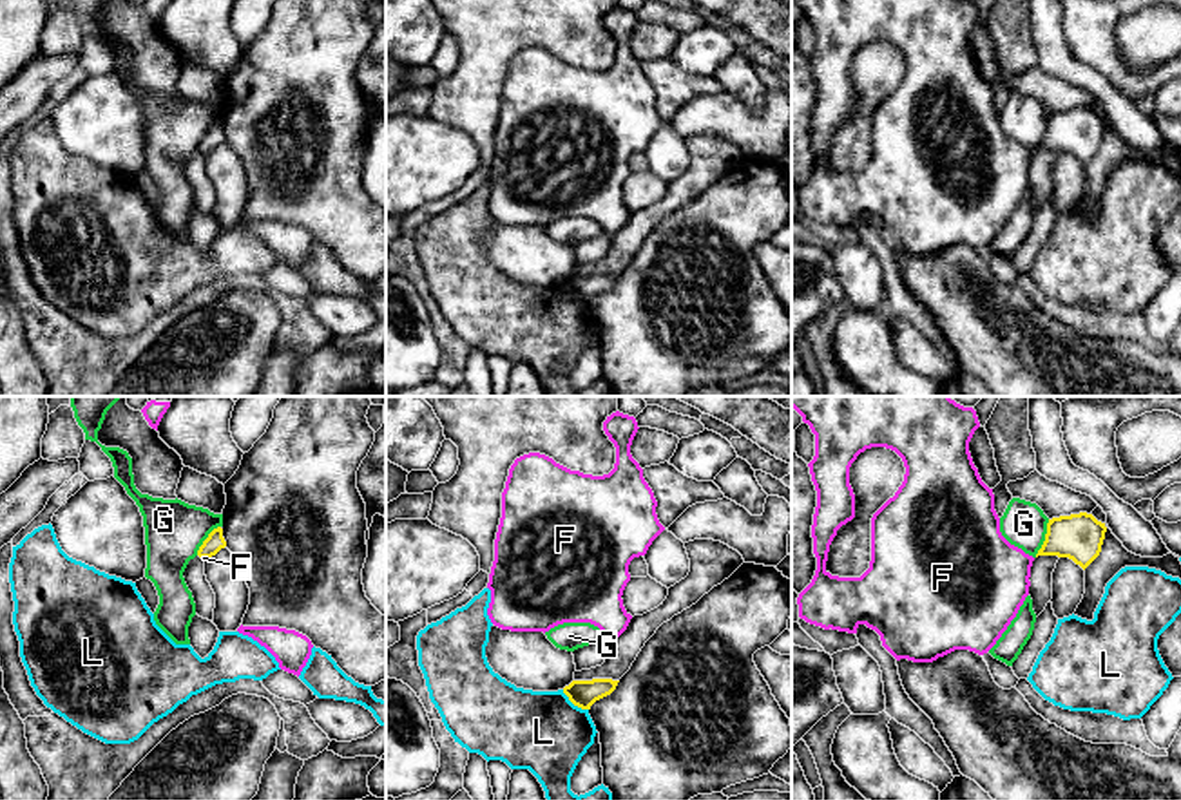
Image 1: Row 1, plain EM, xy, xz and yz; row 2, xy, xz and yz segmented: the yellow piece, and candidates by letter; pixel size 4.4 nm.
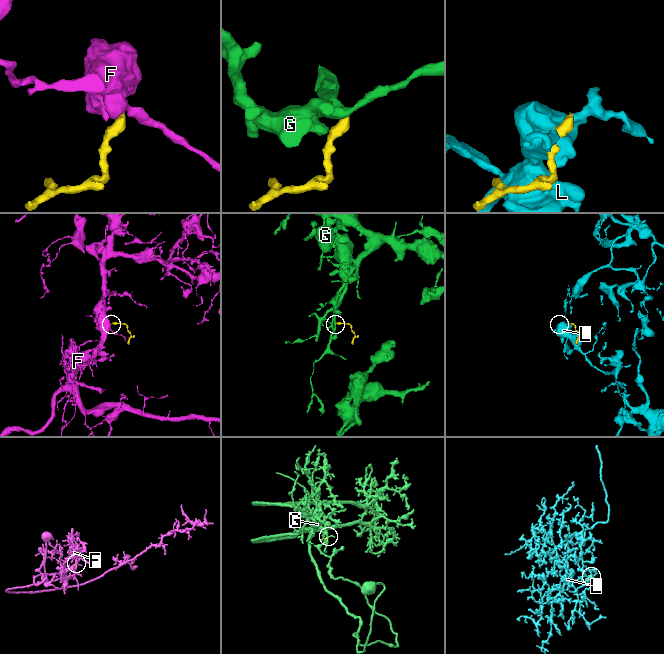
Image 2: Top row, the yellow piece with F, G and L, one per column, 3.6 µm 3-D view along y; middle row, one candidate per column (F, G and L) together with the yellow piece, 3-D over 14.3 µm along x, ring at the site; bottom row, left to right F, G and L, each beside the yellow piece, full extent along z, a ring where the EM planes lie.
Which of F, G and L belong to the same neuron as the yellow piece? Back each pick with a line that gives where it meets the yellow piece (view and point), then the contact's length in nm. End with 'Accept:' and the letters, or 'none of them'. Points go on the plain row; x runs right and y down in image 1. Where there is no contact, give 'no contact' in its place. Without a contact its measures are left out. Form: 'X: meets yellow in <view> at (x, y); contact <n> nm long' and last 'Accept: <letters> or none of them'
F: meets yellow in xy at (205, 151); contact 40 nm long
Accept: F

